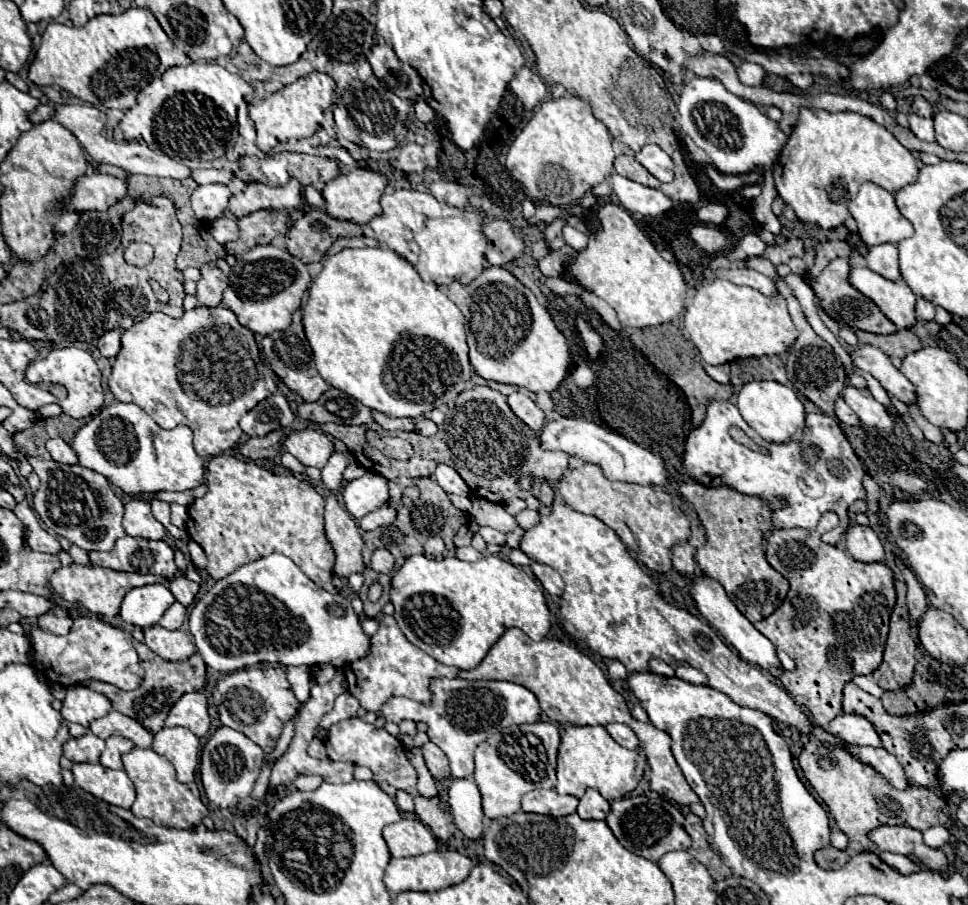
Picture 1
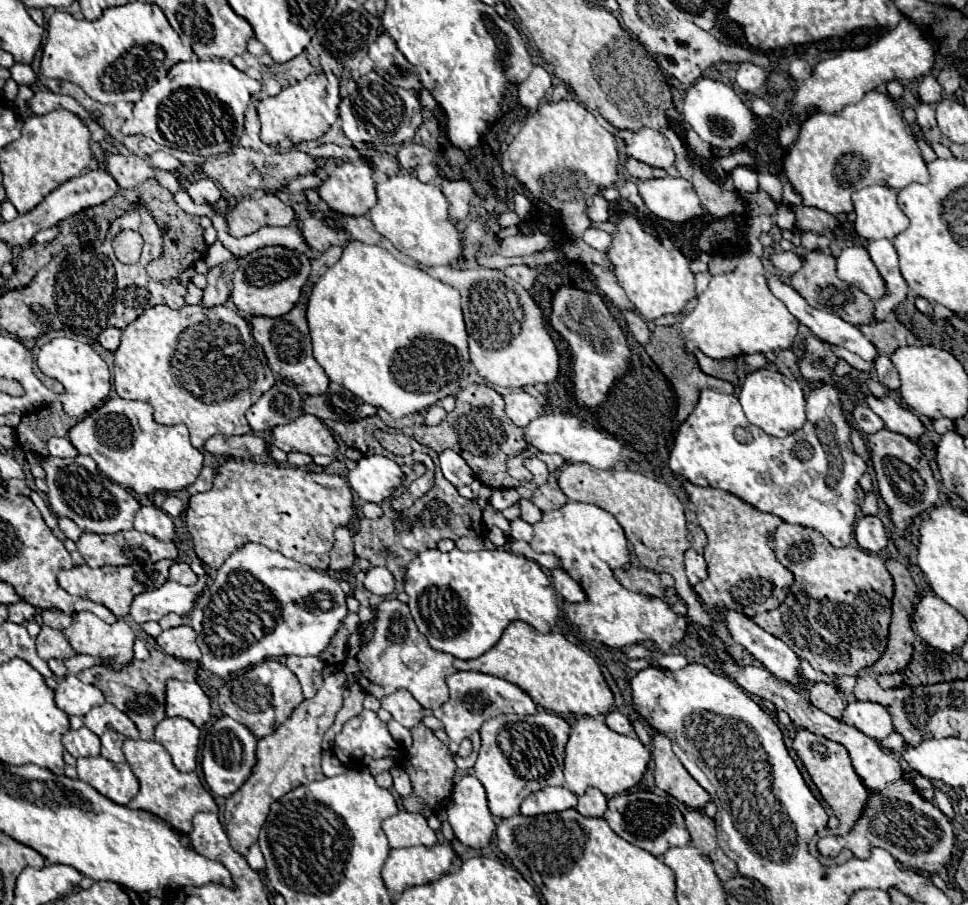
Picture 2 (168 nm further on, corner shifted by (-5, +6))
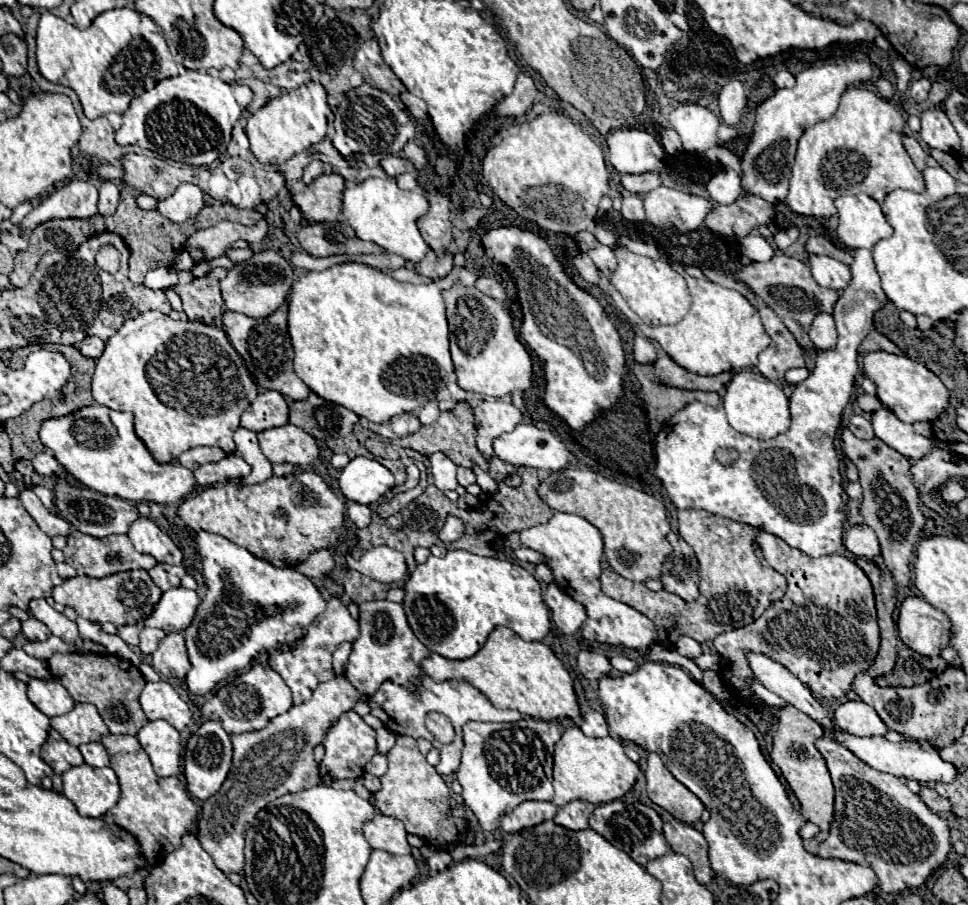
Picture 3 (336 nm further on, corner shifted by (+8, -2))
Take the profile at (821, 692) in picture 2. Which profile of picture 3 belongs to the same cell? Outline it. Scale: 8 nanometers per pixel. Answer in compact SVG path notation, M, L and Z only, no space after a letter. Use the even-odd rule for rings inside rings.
M786 706L780 710L778 714L778 730L774 732L774 742L772 742L772 752L770 758L772 762L780 768L782 776L786 778L786 782L790 784L794 796L800 802L800 814L808 820L814 822L820 828L820 834L813 840L804 840L804 848L817 855L817 852L811 850L828 836L830 830L830 822L832 822L832 812L834 812L834 786L826 768L826 762L822 758L822 754L816 750L814 740L823 735L824 729L816 721L808 718L806 714L802 714L800 710L796 710L794 706Z

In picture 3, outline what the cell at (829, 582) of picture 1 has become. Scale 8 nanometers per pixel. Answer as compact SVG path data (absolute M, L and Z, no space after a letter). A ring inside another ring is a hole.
M758 532L756 542L760 546L760 550L764 552L766 562L778 570L780 574L784 574L788 588L786 594L772 602L766 612L754 620L750 626L742 626L738 630L720 634L712 640L714 648L718 650L718 654L722 656L722 670L720 676L724 672L724 680L736 690L736 696L740 700L744 700L746 704L754 704L754 692L752 692L752 684L754 684L754 674L748 666L746 654L748 652L756 652L756 654L764 654L776 662L780 662L782 666L786 666L796 678L800 678L814 696L822 696L826 700L832 698L844 698L850 690L852 690L852 680L858 672L866 672L880 648L880 634L878 634L878 622L876 622L876 608L874 608L874 592L872 592L872 584L868 580L868 576L862 572L862 568L858 568L854 564L852 558L842 556L842 554L830 554L830 556L820 556L820 558L810 558L804 552L790 548L784 540L780 540L774 534L768 532Z

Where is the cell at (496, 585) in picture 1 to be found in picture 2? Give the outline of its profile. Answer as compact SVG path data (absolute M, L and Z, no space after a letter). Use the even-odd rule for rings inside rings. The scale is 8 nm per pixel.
M453 548L451 552L441 550L425 550L417 554L407 572L405 572L405 592L409 596L409 610L419 628L419 632L427 638L429 646L437 652L451 654L459 660L479 658L487 650L491 650L501 638L503 630L513 620L523 620L531 624L537 632L549 632L557 622L557 598L555 590L547 578L547 574L539 568L537 562L527 560L525 556L517 556L507 552L505 548L479 550L479 552L461 552Z

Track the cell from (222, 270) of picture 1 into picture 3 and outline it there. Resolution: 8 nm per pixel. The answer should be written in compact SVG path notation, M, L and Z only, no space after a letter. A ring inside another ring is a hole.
M214 268L208 276L194 278L186 286L170 286L170 290L174 290L182 298L188 320L212 324L222 316L224 300L220 294L220 280L226 276L226 272L228 270L224 268Z

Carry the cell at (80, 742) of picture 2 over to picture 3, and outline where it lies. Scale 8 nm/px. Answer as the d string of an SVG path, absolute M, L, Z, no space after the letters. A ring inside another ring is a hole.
M48 740L42 746L42 754L40 756L56 774L62 774L68 768L84 764L84 758L82 758L80 750L76 746L72 746L72 744L68 744L66 740L58 740L58 742L56 740Z

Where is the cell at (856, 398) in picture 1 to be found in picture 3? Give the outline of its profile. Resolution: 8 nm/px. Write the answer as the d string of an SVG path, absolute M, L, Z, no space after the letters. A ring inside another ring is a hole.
M880 408L872 414L872 424L874 424L876 436L884 444L898 450L902 456L906 456L908 460L920 460L920 458L928 456L928 452L932 452L932 448L936 448L936 444L940 444L940 448L948 448L946 442L916 434L910 424L900 422L886 408Z

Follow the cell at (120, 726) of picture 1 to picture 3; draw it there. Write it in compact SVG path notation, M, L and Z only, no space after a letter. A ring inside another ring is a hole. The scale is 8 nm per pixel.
M76 704L68 714L50 718L50 726L72 746L100 742L100 738L108 734L108 728L94 704Z

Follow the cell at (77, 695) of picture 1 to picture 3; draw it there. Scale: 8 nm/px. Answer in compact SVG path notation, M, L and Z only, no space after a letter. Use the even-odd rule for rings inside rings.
M30 678L28 682L30 702L46 716L60 716L74 708L74 700L68 690L54 678Z

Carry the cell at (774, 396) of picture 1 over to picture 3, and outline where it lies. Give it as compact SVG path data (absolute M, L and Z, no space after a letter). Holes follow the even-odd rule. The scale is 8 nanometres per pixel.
M736 372L726 388L726 396L722 400L728 422L740 434L748 434L758 440L770 440L778 434L784 434L790 428L790 412L788 412L788 398L784 390L760 376L760 372Z

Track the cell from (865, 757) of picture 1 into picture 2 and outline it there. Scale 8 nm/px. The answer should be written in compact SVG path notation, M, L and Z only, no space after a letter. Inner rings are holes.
M893 732L893 734L889 734L885 740L881 740L881 746L883 746L885 750L891 750L891 752L901 752L901 748L903 748L903 738L901 738L901 734Z

